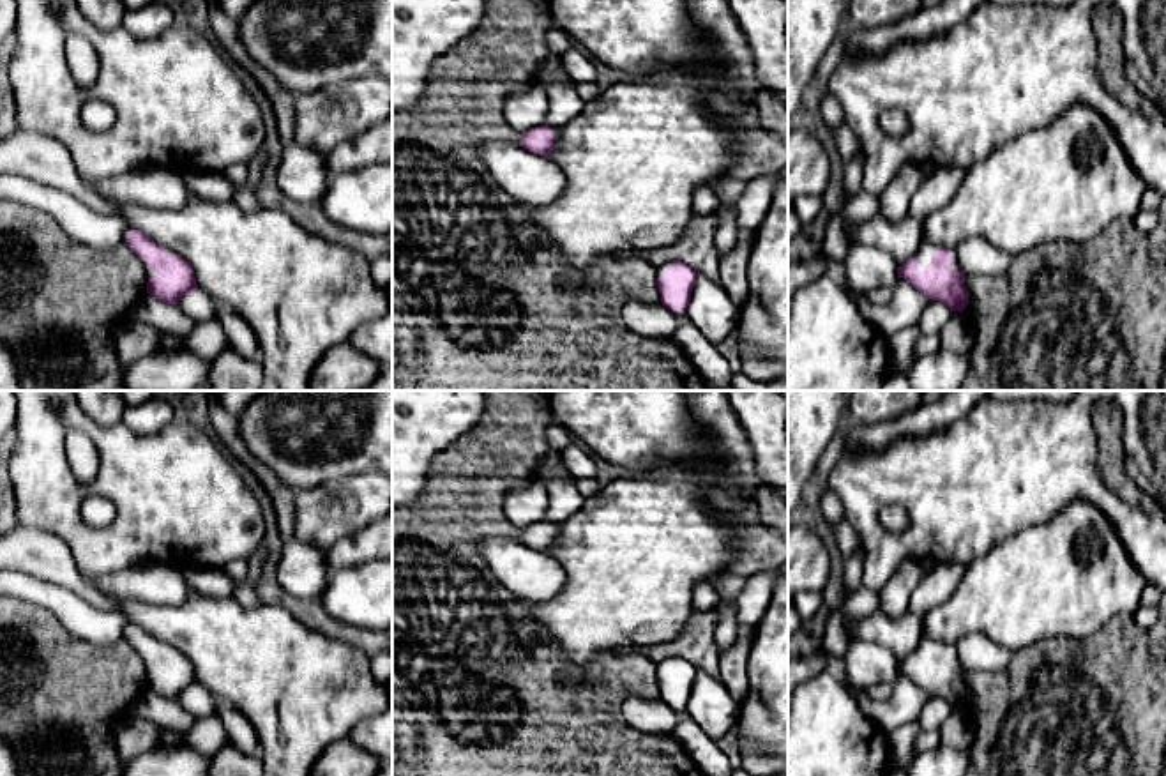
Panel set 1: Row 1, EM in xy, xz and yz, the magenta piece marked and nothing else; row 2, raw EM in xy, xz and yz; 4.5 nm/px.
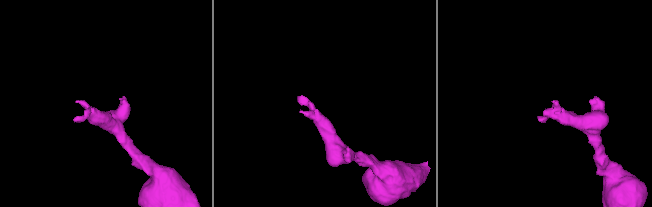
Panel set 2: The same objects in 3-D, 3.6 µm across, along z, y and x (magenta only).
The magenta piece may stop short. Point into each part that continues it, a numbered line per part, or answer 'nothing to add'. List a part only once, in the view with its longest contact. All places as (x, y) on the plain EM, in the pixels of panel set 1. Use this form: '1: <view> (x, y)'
1: yz (924, 647)

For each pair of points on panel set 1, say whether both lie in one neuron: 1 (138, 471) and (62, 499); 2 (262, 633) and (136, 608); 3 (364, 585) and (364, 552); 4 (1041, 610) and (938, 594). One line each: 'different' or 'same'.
1: same
2: same
3: different
4: different

